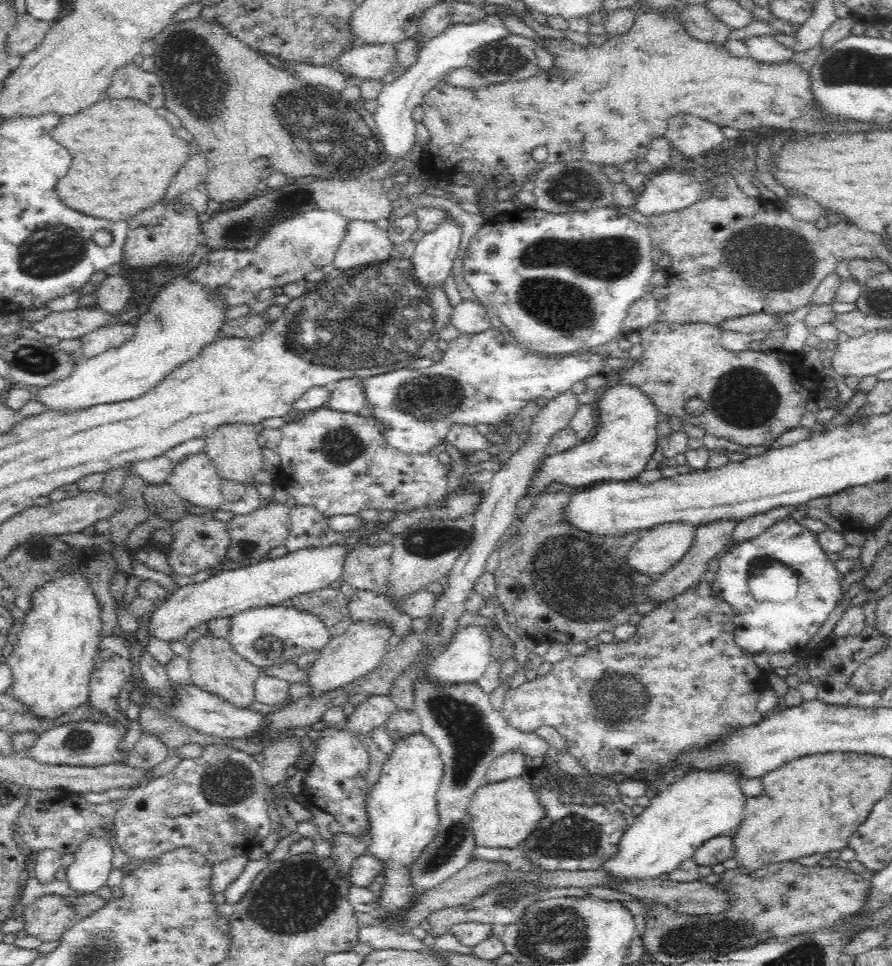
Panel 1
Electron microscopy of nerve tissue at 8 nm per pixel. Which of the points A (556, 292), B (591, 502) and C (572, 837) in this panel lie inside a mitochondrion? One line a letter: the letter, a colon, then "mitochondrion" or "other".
A: mitochondrion
B: other
C: mitochondrion

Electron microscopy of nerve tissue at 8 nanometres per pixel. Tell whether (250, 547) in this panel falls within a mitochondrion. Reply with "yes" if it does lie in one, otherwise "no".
yes

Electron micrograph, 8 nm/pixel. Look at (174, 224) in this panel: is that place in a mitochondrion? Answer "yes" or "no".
no

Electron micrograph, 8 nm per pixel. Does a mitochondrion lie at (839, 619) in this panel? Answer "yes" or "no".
no

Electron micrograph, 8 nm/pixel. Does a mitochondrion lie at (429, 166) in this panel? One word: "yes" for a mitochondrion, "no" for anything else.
no

